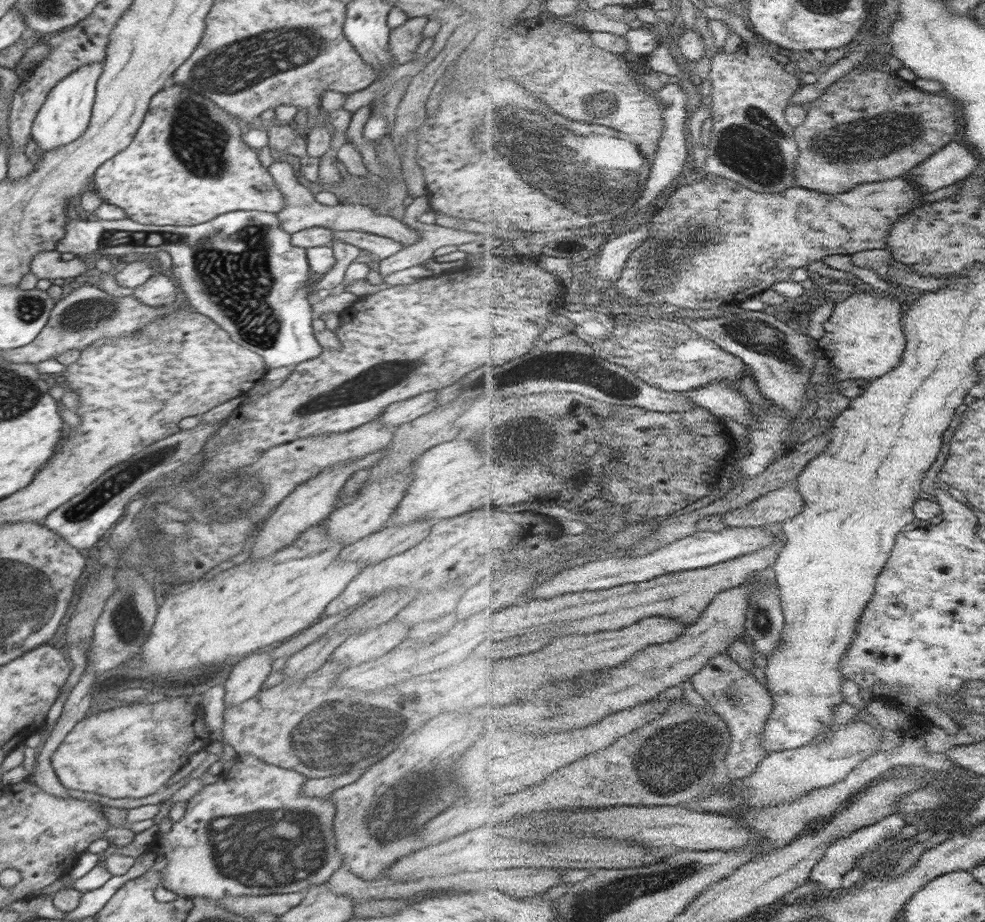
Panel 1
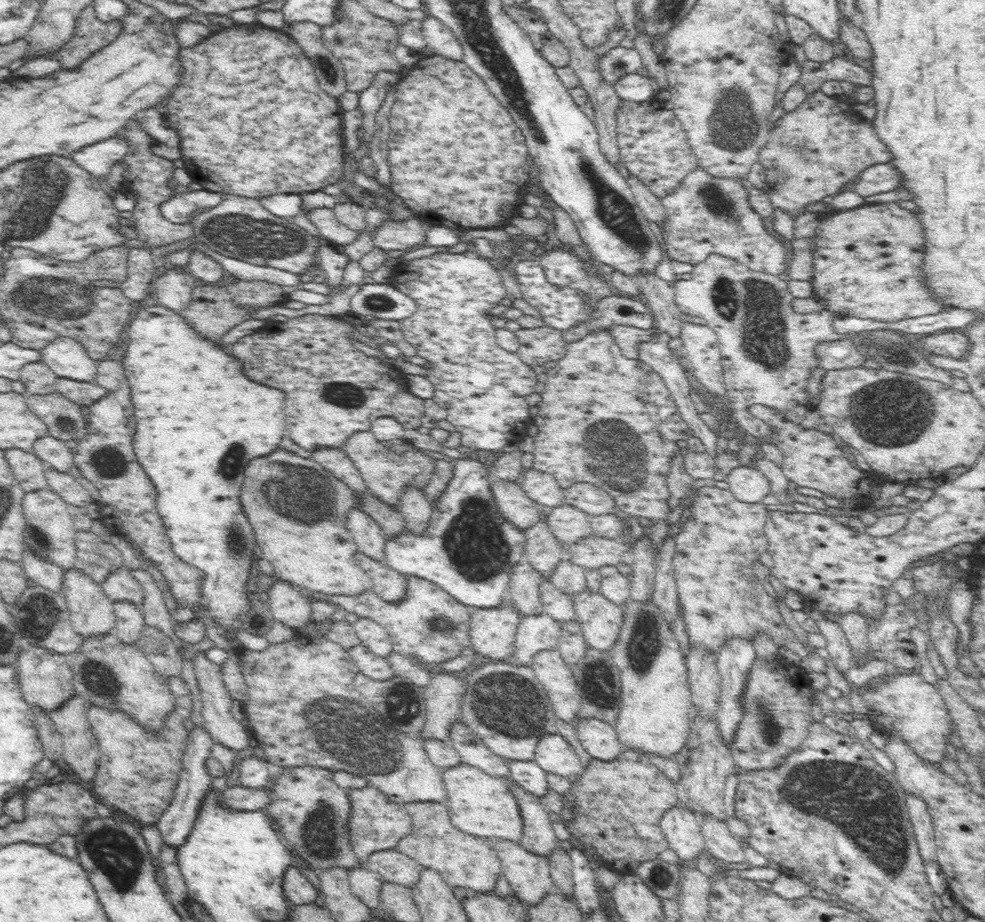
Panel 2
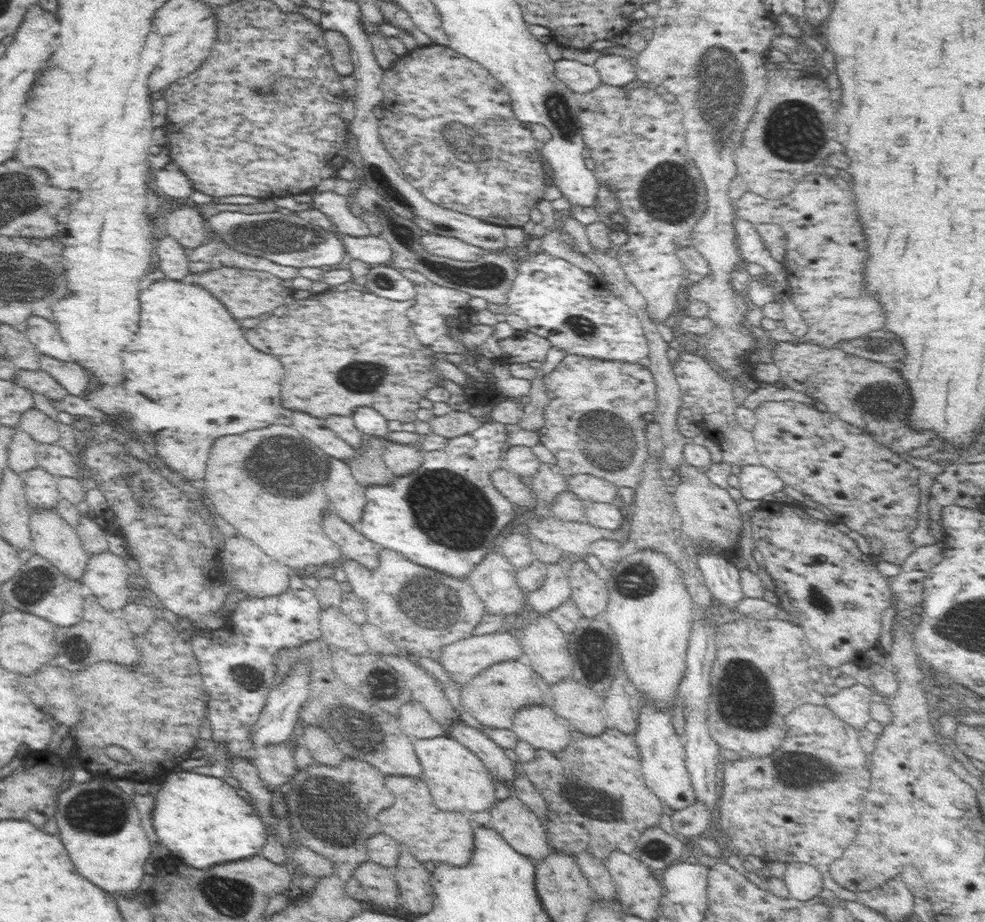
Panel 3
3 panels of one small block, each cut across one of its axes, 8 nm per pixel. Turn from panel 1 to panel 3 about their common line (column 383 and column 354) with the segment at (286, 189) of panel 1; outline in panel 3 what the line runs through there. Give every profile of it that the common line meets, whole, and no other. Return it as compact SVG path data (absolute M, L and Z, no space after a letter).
M316 192L313 197L313 206L327 216L337 234L353 237L372 234L375 229L364 223L358 214L351 212L348 203L349 200L332 192Z

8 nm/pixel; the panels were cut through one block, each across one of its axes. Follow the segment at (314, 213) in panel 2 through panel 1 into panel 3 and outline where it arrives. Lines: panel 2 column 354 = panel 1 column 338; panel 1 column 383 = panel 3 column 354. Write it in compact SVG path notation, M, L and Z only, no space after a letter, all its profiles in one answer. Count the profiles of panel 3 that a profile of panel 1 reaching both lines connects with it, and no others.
M375 230L365 237L353 237L338 234L343 242L347 258L361 260L374 265L389 264L393 259L393 251L387 240L384 240Z

